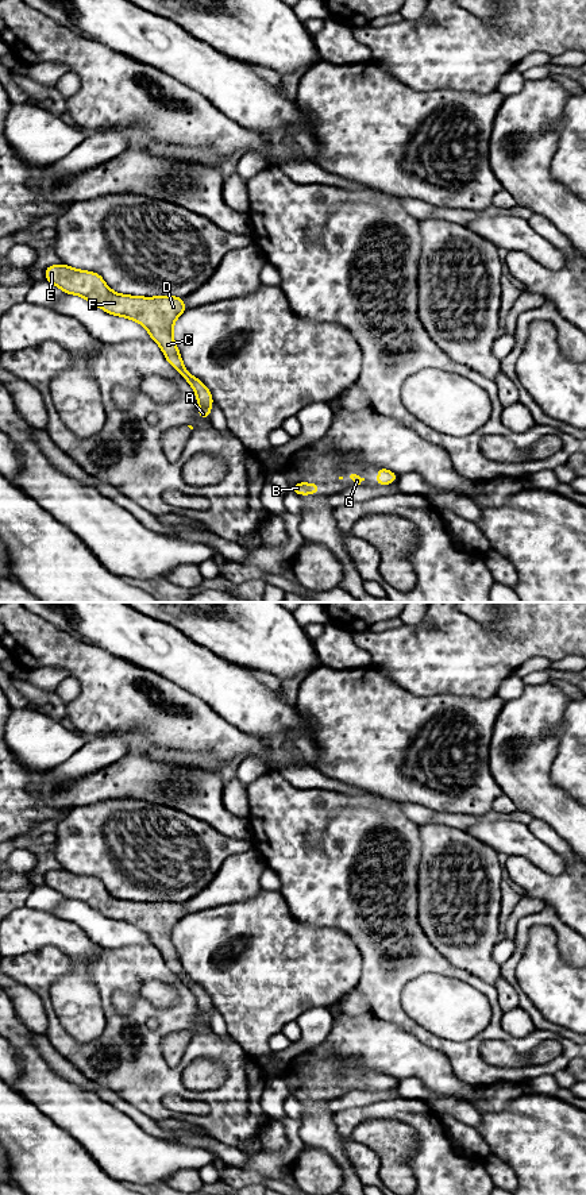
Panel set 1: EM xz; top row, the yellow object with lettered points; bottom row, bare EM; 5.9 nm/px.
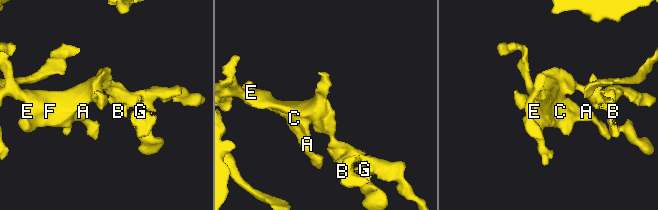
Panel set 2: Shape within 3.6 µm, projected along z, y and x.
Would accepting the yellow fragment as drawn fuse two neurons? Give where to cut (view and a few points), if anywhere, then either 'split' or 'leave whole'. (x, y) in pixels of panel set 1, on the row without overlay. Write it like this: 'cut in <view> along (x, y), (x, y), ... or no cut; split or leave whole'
no cut; leave whole

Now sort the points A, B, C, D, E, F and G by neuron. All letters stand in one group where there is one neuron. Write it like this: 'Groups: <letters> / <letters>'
Groups: A B C D E F G

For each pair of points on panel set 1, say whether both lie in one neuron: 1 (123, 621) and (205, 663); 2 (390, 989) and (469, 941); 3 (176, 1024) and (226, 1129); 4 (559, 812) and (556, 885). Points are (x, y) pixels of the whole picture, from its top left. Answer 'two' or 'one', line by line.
1: one
2: two
3: one
4: two

